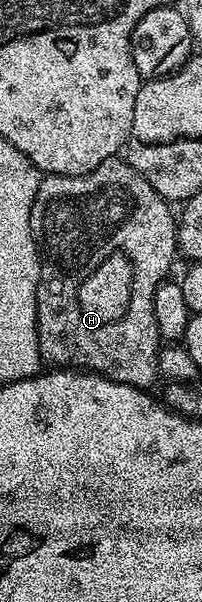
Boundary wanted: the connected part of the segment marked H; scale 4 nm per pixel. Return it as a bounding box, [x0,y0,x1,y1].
[30,156,178,390]

